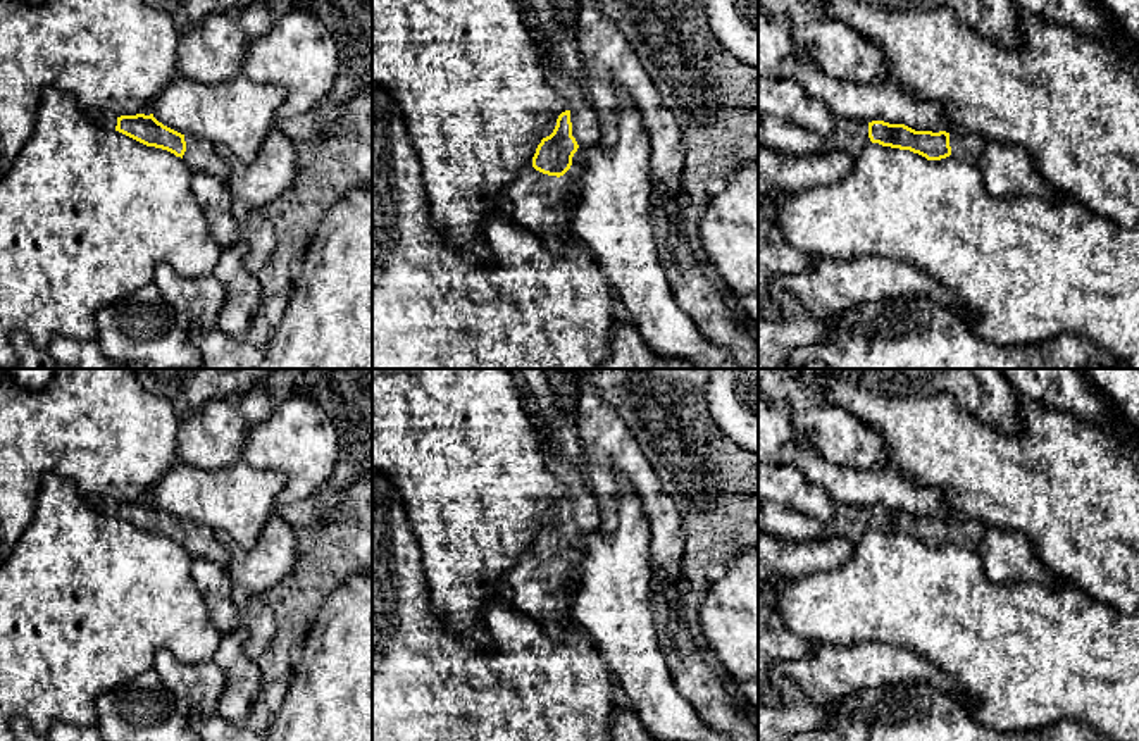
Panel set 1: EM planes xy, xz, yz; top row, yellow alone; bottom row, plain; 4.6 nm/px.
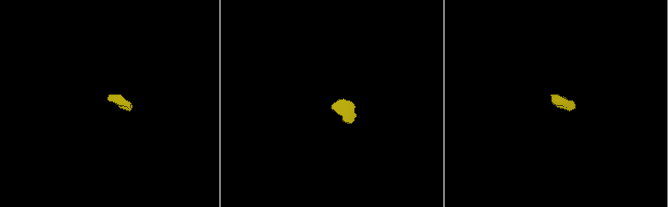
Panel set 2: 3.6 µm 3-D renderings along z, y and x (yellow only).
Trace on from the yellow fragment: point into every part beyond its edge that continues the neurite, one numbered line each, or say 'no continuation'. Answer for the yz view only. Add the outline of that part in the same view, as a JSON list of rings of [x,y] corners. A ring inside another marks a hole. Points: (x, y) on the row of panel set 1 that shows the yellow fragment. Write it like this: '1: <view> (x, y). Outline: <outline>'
1: yz (774, 133). Outline: [[[777,117],[758,121],[758,148],[775,150],[786,155],[825,153],[834,148],[853,155],[867,143],[870,143],[868,122],[836,117],[836,136],[825,140],[806,128]]]
2: yz (1005, 169). Outline: [[[949,133],[949,146],[951,155],[980,171],[986,190],[994,196],[1018,193],[1048,200],[1068,198],[1039,174],[1030,155],[1022,148],[996,143],[979,134],[956,133]]]

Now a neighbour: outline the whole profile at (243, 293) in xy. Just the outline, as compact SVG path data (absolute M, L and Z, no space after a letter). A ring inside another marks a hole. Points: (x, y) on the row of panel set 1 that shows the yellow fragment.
M245 236L224 248L214 269L214 276L226 291L217 326L224 334L238 341L246 339L253 317L260 312L265 300L258 277L245 267L246 246Z

